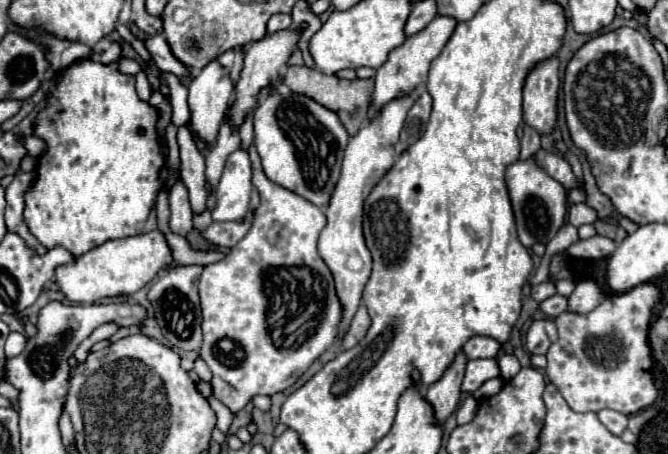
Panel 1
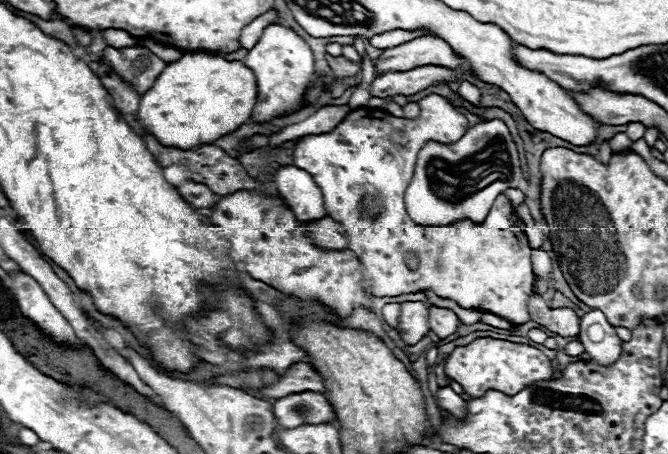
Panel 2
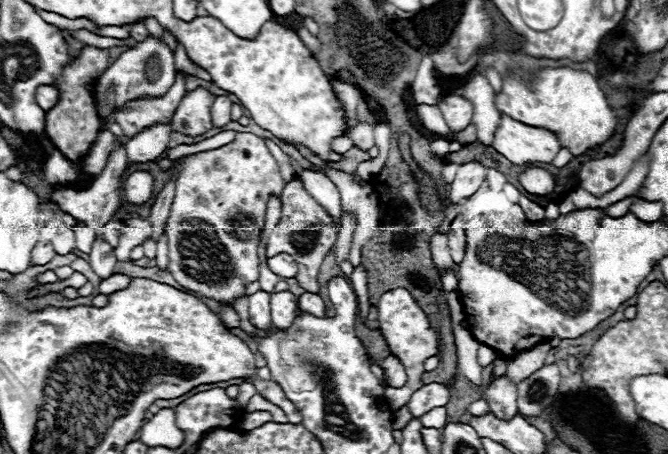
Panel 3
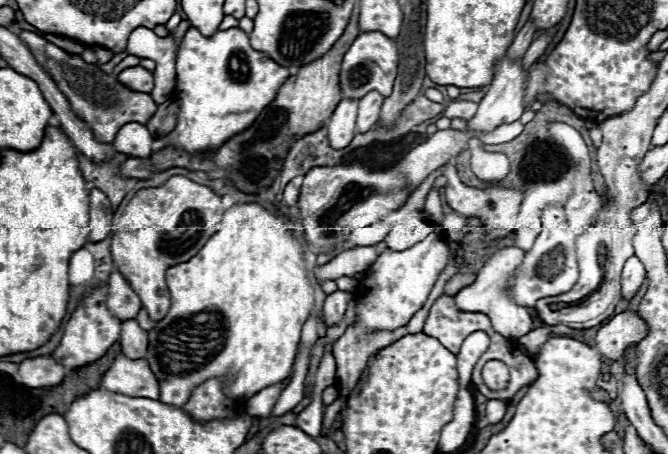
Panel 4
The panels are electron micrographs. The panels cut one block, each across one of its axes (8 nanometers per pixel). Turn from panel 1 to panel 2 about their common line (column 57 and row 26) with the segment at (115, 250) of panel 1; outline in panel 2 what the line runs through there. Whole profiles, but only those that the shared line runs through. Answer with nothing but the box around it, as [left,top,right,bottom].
[242,24,314,122]

